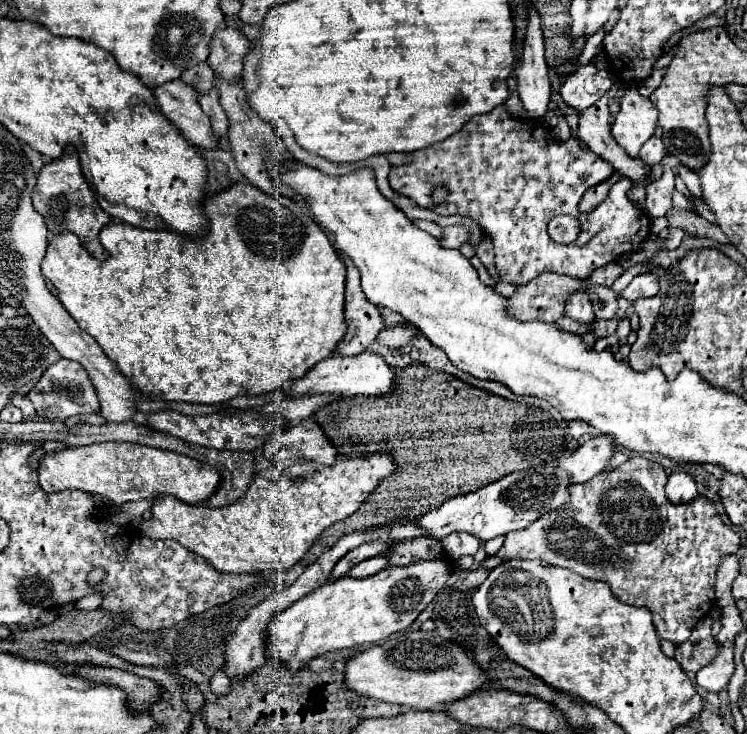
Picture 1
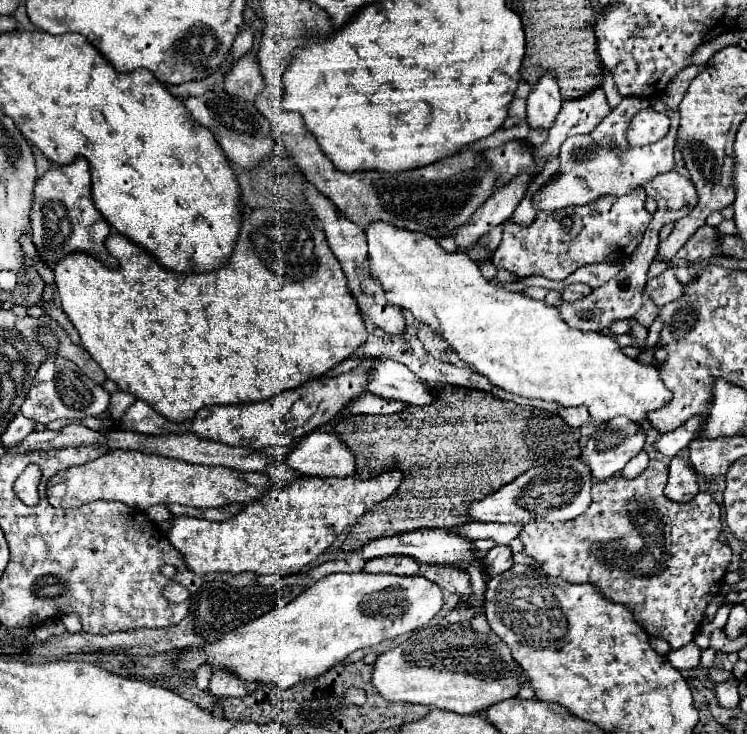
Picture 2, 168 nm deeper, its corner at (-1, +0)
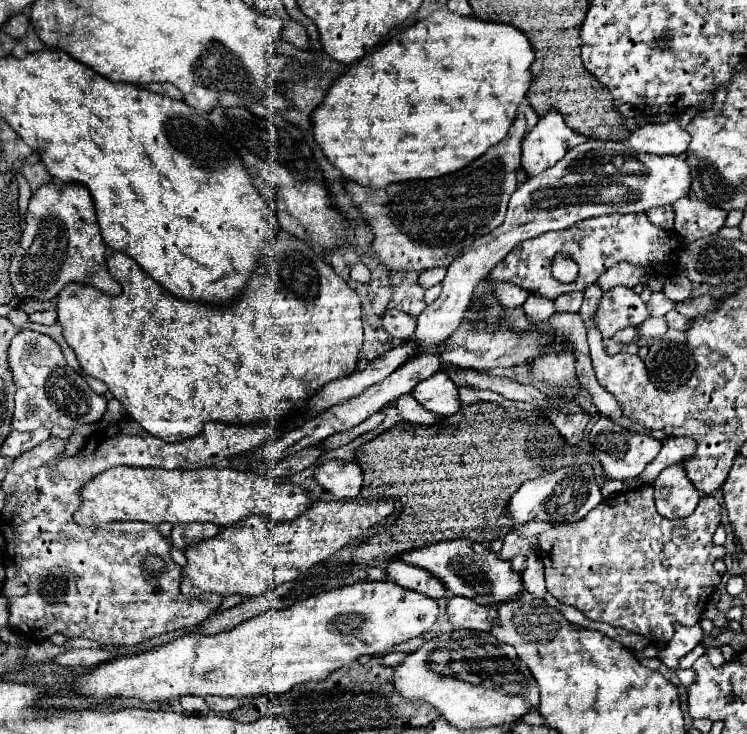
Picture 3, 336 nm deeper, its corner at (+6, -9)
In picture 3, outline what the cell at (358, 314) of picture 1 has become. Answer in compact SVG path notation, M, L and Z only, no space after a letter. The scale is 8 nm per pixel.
M385 310L385 314L381 316L381 324L393 338L401 340L407 340L415 330L415 318L401 310Z

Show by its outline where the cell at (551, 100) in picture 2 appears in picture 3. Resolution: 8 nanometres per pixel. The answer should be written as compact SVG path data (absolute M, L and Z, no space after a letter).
M549 110L539 116L539 122L523 138L523 158L521 164L531 170L531 176L541 174L555 162L559 162L565 152L587 138L569 126L565 126L559 112Z

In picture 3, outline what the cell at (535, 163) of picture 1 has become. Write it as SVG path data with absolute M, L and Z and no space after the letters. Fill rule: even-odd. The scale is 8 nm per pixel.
M645 214L599 216L599 218L581 220L567 230L543 234L535 240L521 242L519 246L515 246L515 250L511 250L507 254L507 258L503 258L491 270L491 278L511 282L511 284L515 284L527 292L535 292L535 294L541 294L549 300L555 300L559 294L583 290L585 286L593 284L615 262L623 262L623 260L631 262L631 264L647 264L647 262L657 264L659 262L659 272L661 272L661 268L669 262L669 256L675 254L675 258L671 258L671 264L677 262L677 252L681 250L679 246L681 246L679 238L675 238L673 232L659 230L657 226L653 226L647 220ZM557 254L563 254L563 256L571 258L573 262L577 262L579 276L575 282L561 284L559 280L553 278L551 266L553 266L553 258Z

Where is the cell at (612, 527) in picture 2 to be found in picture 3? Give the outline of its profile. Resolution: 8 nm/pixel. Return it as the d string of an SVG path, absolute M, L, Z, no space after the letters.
M651 484L619 492L617 498L599 502L599 506L595 506L587 518L571 524L551 526L537 536L539 554L545 566L547 590L561 604L581 610L589 620L607 622L667 646L677 626L693 626L701 620L711 594L721 582L721 574L713 568L713 562L721 560L725 550L723 546L711 544L711 536L719 524L721 506L713 496L703 496L691 516L683 520L669 520L655 510Z

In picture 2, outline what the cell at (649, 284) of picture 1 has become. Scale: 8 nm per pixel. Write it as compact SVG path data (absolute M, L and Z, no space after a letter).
M668 267L662 275L650 279L646 283L646 293L650 295L650 299L658 307L662 307L662 305L666 305L666 303L676 301L678 297L682 297L682 291L684 291L684 285L676 279L672 267Z

